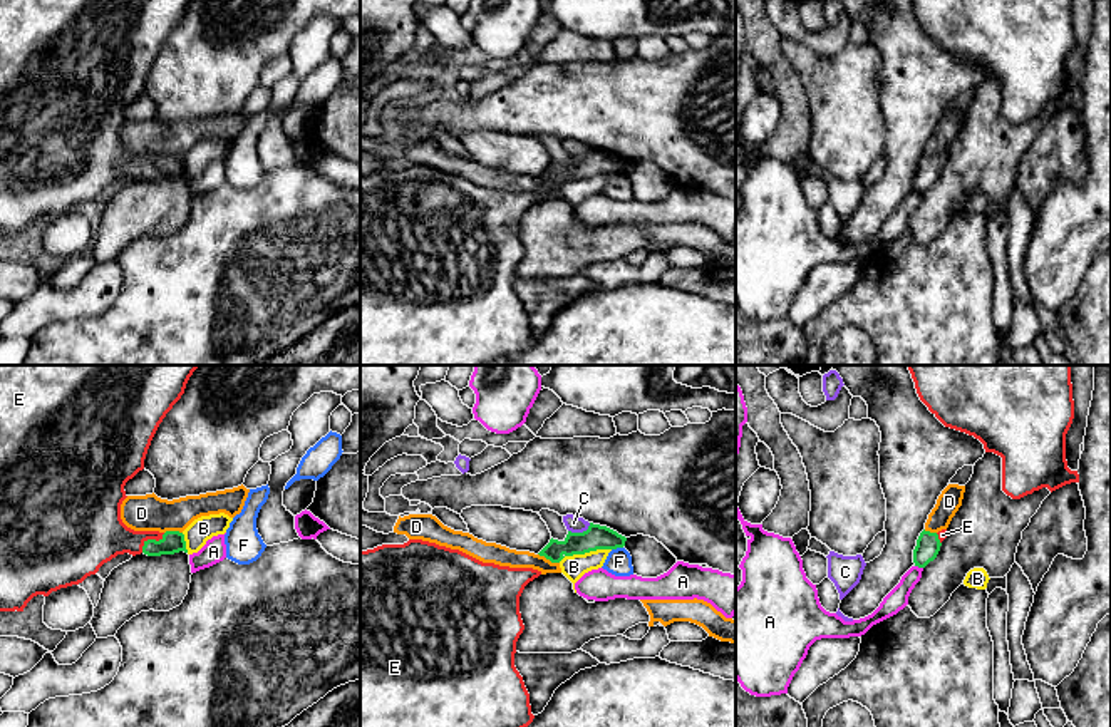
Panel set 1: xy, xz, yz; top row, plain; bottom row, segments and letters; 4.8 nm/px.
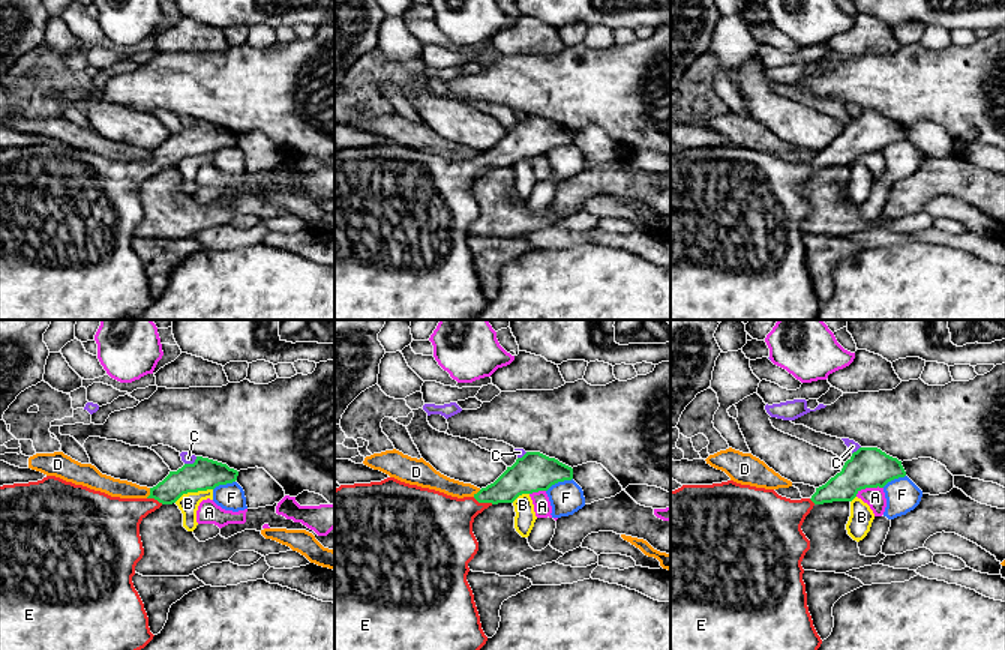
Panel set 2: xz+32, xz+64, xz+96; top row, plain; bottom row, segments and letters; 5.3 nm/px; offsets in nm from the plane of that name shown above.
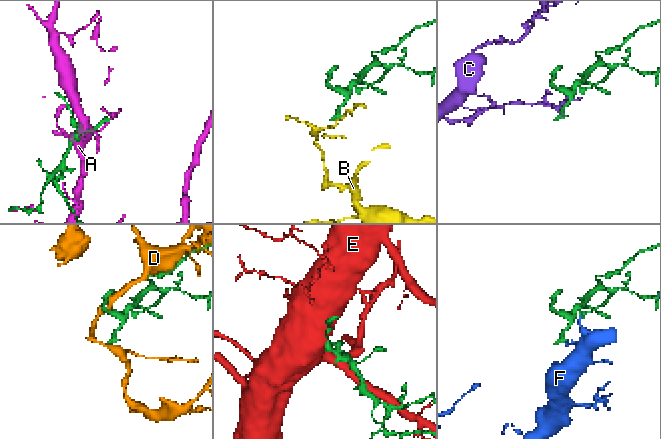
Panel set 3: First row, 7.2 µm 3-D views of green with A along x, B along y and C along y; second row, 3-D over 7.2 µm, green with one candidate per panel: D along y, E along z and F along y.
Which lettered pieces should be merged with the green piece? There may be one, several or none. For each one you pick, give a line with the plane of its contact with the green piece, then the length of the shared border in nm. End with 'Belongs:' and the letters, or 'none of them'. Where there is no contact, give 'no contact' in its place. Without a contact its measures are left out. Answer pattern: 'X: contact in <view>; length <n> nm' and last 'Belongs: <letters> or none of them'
E: contact in xy; length 150 nm
Belongs: E

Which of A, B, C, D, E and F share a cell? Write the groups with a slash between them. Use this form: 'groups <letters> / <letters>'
groups A / B / C / D / E / F

